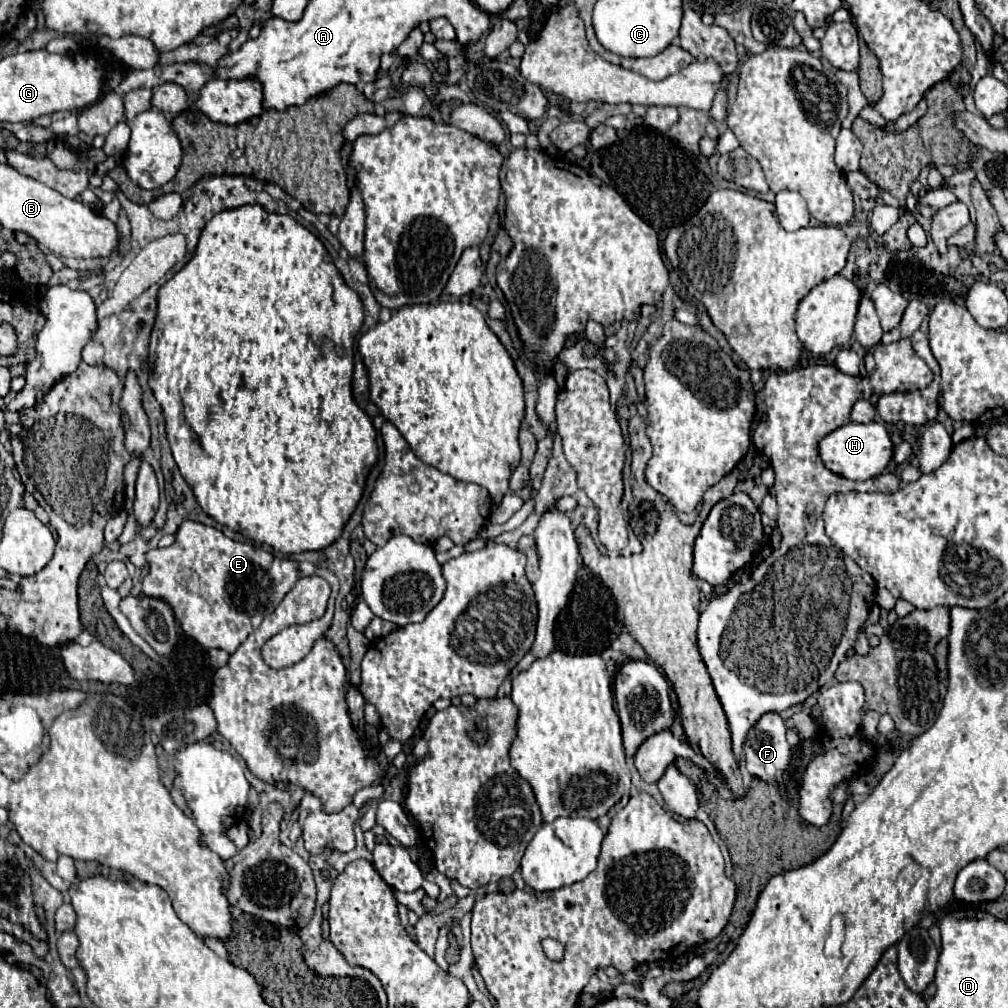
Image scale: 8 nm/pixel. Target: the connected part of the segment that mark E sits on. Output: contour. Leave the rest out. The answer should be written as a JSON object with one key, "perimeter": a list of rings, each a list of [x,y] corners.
{"perimeter":[[[183,521],[175,543],[165,549],[157,547],[147,551],[147,563],[149,575],[145,577],[143,593],[169,603],[183,633],[205,649],[217,647],[233,653],[245,641],[245,637],[261,625],[263,617],[275,611],[295,581],[305,575],[323,577],[331,585],[331,597],[325,615],[317,621],[315,631],[309,631],[309,645],[303,645],[303,651],[293,651],[297,659],[309,653],[313,643],[325,635],[333,619],[333,603],[339,591],[339,581],[329,569],[309,561],[277,559],[253,543],[233,541],[219,529],[203,523]]]}

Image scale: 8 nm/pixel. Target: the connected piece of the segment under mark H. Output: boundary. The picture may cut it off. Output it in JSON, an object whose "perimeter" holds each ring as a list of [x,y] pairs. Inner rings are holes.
{"perimeter":[[[847,423],[833,433],[829,433],[821,443],[819,443],[819,455],[825,463],[827,469],[831,469],[837,475],[843,475],[845,479],[851,481],[867,481],[883,473],[883,469],[891,463],[893,457],[893,441],[889,437],[889,431],[885,429],[883,423]]]}

